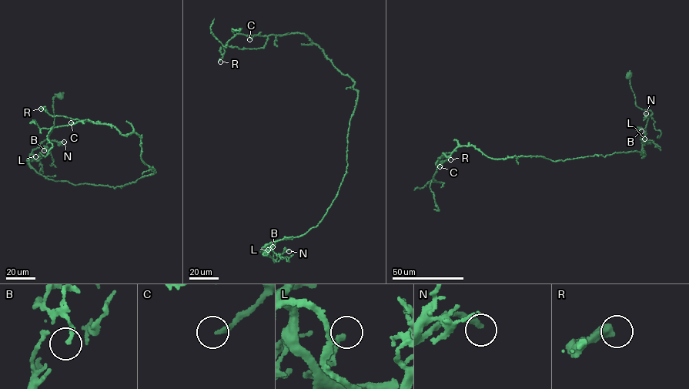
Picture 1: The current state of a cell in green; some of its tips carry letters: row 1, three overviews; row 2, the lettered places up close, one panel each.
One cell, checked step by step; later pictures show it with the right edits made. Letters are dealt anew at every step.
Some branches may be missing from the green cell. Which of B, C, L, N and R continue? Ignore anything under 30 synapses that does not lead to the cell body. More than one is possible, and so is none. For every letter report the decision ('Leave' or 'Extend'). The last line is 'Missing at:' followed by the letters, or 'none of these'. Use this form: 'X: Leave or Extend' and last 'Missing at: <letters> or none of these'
B: Leave
C: Leave
L: Leave
N: Leave
R: Leave
Missing at: none of these

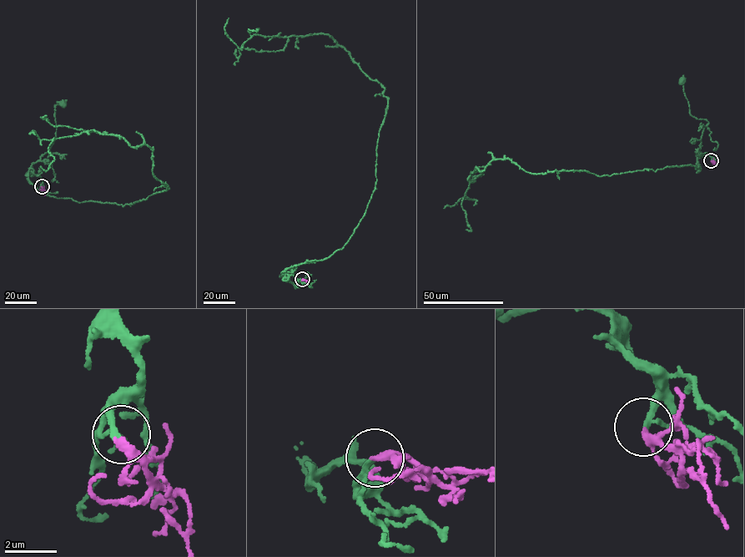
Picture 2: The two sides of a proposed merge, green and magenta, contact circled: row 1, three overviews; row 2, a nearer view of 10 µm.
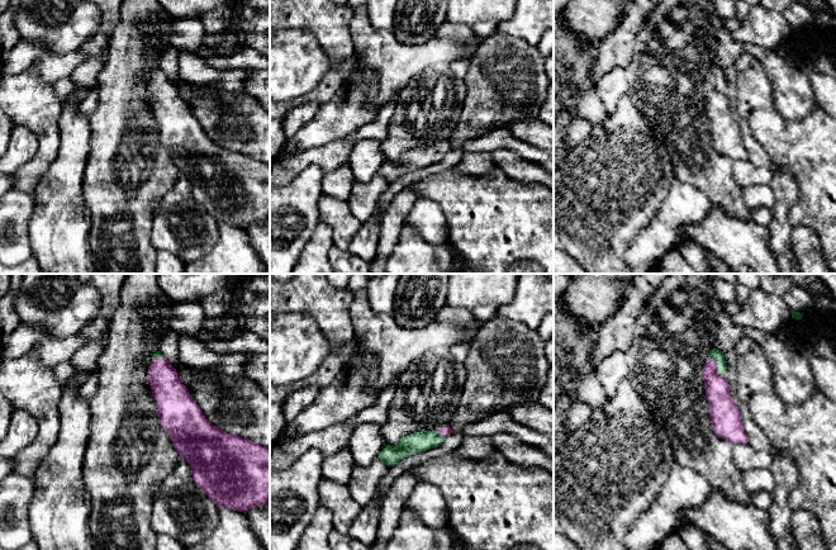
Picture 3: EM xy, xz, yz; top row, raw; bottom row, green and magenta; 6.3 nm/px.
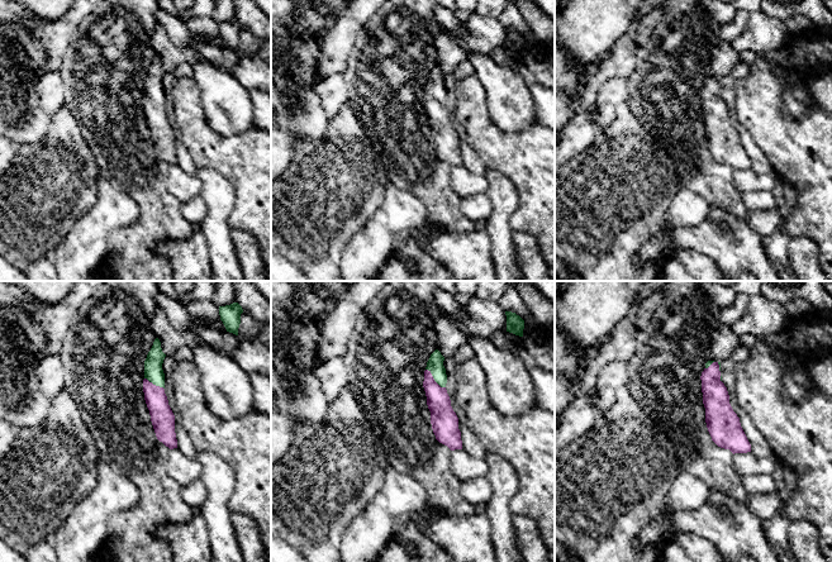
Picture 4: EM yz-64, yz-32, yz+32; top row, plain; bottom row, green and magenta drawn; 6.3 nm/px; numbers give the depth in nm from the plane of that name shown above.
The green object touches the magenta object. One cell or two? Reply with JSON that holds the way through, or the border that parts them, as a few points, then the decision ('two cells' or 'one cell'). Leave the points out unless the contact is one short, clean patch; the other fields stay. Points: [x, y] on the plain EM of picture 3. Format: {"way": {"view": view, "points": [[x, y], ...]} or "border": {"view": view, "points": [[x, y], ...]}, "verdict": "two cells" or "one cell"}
{"way": {"view": "yz", "points": [[717, 71], [718, 84], [717, 108]]}, "verdict": "one cell"}

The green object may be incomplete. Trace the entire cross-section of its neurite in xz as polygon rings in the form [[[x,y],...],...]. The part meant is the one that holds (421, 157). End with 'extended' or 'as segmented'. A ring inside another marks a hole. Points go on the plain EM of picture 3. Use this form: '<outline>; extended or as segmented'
[[[441,141],[431,147],[410,150],[395,162],[385,161],[379,169],[379,174],[390,184],[407,172],[440,162],[451,150],[450,141]]]; extended

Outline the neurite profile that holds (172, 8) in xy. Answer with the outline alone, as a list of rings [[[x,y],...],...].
[[[158,0],[168,18],[195,16],[208,13],[227,0]]]

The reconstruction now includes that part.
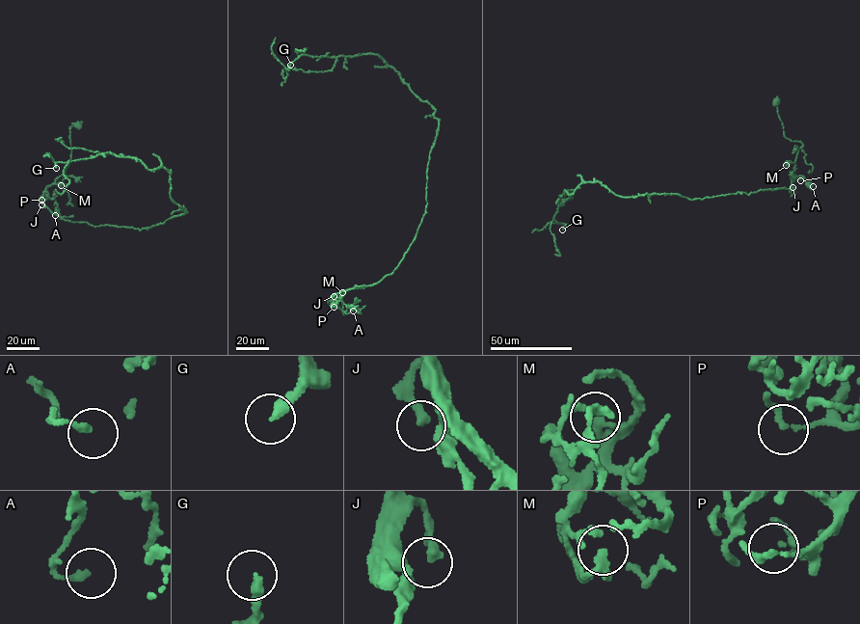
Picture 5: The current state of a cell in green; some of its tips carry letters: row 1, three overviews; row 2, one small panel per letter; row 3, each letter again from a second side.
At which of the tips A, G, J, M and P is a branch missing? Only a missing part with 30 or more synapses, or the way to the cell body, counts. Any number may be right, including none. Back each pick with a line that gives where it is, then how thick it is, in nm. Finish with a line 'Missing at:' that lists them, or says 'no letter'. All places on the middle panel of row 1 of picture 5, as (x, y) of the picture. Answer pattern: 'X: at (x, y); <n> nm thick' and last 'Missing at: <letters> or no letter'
G: at (290, 65); 260 nm thick
Missing at: G

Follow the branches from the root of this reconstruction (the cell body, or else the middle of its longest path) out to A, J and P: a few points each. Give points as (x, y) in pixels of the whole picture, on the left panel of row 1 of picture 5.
A: (78, 125), (70, 127), (68, 166), (44, 191), (48, 198), (55, 200), (55, 215)
J: (78, 125), (70, 127), (68, 166), (45, 189), (41, 204)
P: (78, 125), (70, 127), (68, 166), (45, 189), (41, 200)

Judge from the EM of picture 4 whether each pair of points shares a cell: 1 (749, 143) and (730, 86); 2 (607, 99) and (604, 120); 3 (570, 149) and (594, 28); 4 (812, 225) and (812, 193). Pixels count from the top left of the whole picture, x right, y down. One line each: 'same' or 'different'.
1: same
2: same
3: different
4: same

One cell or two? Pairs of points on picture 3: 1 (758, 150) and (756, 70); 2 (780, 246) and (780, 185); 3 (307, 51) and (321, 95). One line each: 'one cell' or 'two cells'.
1: two cells
2: one cell
3: two cells

